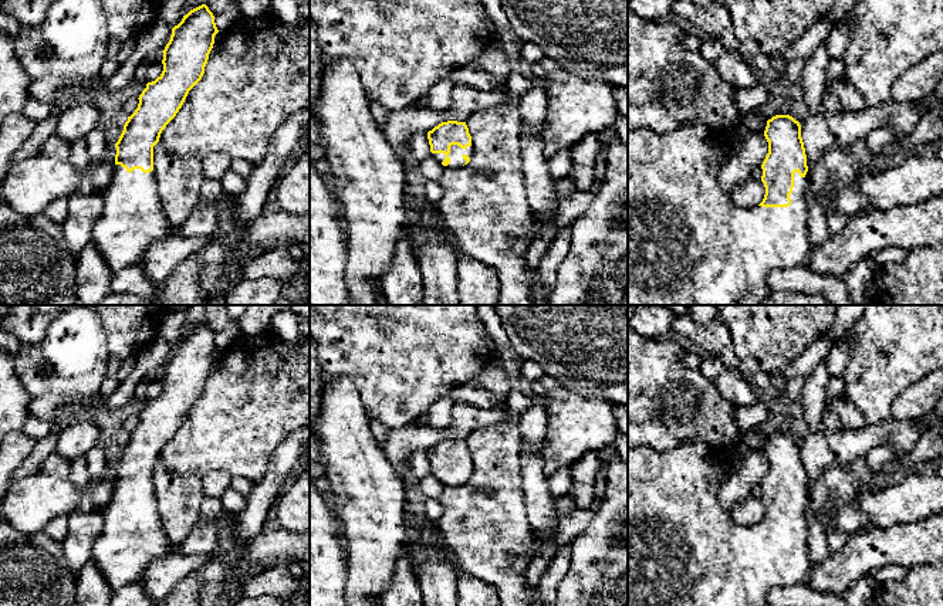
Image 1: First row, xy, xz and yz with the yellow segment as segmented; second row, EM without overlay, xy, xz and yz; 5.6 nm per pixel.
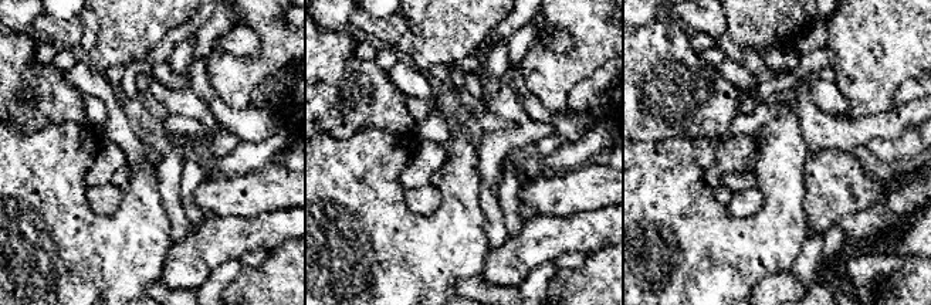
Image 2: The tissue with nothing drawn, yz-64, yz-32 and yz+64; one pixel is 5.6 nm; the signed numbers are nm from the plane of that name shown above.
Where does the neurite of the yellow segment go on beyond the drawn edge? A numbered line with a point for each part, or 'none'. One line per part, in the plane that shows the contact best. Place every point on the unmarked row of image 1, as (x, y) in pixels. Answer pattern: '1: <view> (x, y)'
1: yz (683, 549)

